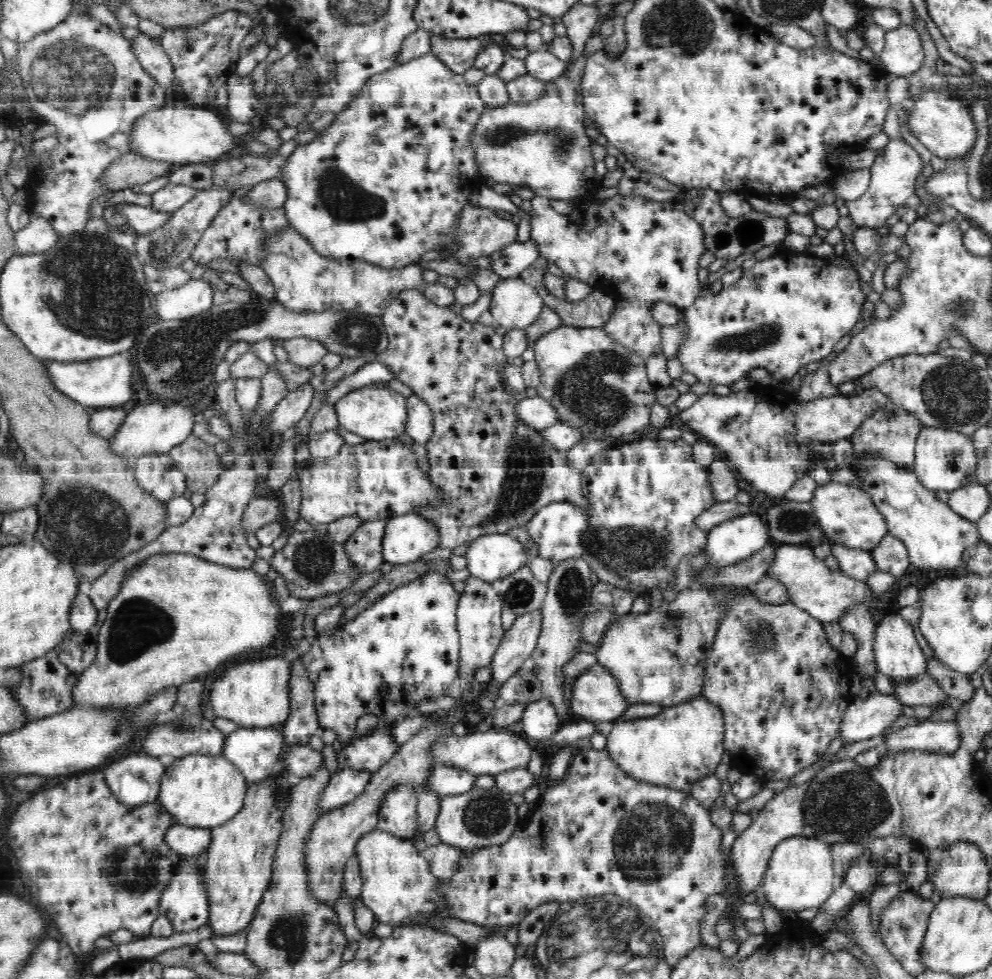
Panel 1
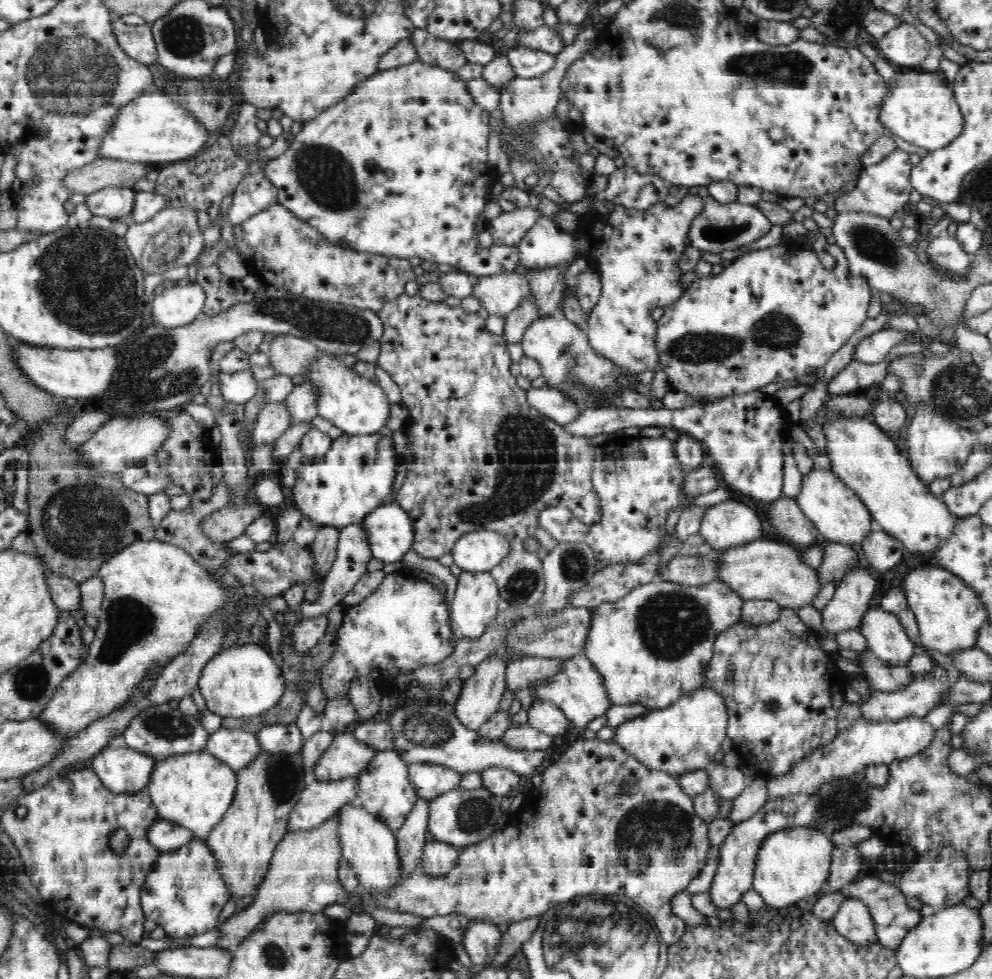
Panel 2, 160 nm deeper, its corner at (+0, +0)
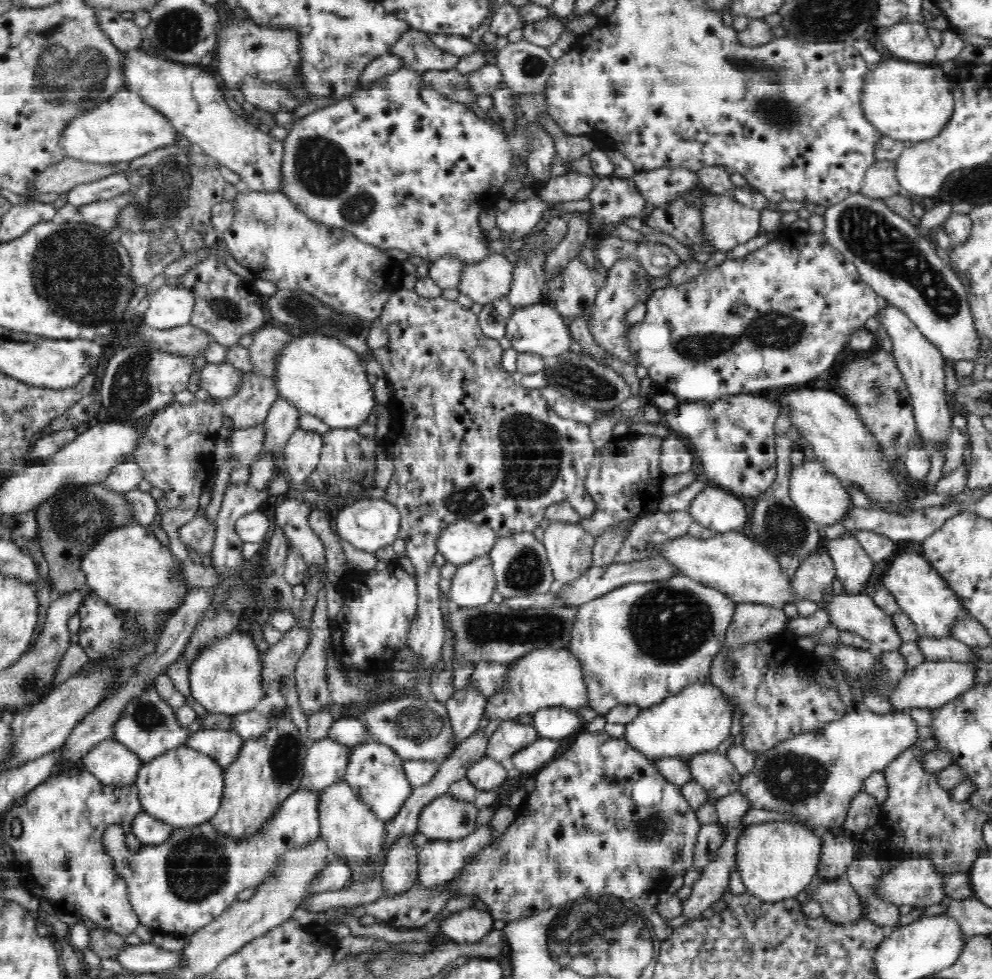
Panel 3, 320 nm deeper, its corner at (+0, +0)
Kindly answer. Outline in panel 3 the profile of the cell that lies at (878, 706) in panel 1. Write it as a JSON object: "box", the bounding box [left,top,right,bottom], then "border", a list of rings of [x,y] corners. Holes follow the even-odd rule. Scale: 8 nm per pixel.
{"box":[888,661,976,712],"border":[[[924,661],[912,670],[908,671],[898,682],[896,690],[888,698],[892,705],[892,712],[898,709],[933,708],[943,707],[950,700],[957,699],[961,694],[970,690],[976,682],[976,661],[969,663],[962,661]]]}

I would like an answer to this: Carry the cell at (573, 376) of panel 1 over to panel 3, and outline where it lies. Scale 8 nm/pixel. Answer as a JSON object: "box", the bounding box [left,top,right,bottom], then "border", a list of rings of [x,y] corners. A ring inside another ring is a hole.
{"box":[506,301,575,359],"border":[[[541,301],[527,307],[513,309],[510,320],[506,324],[506,338],[512,343],[512,347],[520,352],[532,352],[544,359],[558,359],[566,354],[568,346],[573,348],[575,343],[570,333],[569,326],[564,324],[560,313]]]}

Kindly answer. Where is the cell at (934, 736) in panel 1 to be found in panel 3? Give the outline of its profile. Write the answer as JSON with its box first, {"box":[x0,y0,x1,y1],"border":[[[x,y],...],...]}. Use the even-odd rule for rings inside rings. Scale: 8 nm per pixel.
{"box":[738,710,918,832],"border":[[[848,710],[840,720],[828,724],[824,730],[798,735],[766,754],[756,756],[754,768],[743,775],[738,792],[748,798],[752,809],[766,809],[796,816],[810,830],[821,831],[826,828],[840,832],[853,798],[862,791],[864,780],[872,772],[886,768],[904,750],[910,750],[916,740],[918,728],[908,712],[878,714],[872,711]]]}

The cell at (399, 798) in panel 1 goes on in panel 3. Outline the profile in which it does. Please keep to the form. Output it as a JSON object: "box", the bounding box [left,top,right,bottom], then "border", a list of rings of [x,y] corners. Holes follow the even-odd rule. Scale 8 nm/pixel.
{"box":[344,741,413,822],"border":[[[366,741],[351,747],[351,755],[346,767],[344,781],[354,789],[359,800],[366,804],[375,816],[384,822],[392,820],[402,804],[412,794],[413,786],[405,775],[404,760],[396,751],[384,743]]]}

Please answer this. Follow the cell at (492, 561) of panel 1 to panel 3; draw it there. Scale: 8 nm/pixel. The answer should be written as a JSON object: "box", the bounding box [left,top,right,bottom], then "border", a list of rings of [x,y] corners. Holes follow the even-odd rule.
{"box":[437,519,497,565],"border":[[[462,519],[442,532],[437,549],[446,561],[461,565],[489,554],[496,546],[497,538],[497,532],[489,526]]]}

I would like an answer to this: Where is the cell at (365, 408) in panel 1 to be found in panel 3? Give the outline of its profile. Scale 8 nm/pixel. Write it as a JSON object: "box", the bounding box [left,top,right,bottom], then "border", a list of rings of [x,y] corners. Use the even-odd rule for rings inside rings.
{"box":[274,334,374,428],"border":[[[322,334],[294,335],[294,343],[287,347],[278,359],[274,381],[278,386],[278,397],[292,402],[300,412],[317,416],[331,428],[355,428],[364,424],[368,414],[374,408],[374,390],[368,384],[365,361],[350,348],[340,344],[336,339],[326,339]]]}

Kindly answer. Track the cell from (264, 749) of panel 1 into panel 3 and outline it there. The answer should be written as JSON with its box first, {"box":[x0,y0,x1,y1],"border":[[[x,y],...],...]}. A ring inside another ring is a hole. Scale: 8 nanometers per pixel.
{"box":[186,728,245,768],"border":[[[201,728],[192,734],[186,746],[210,756],[225,768],[238,760],[244,742],[245,738],[231,729]]]}

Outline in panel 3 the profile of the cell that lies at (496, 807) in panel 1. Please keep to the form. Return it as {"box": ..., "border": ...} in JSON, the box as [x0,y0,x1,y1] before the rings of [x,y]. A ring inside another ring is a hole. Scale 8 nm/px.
{"box":[417,789,498,841],"border":[[[496,789],[478,792],[474,802],[462,801],[453,794],[440,795],[424,806],[417,831],[433,841],[465,839],[477,831],[480,809],[492,807],[498,798]]]}

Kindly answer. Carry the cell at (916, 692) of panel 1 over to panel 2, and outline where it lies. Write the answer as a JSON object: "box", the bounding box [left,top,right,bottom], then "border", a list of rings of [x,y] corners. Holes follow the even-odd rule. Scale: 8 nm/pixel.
{"box":[858,651,915,692],"border":[[[864,651],[858,664],[862,667],[863,674],[873,690],[880,692],[896,692],[903,686],[909,685],[915,673],[908,666],[892,666],[885,664],[872,651]]]}

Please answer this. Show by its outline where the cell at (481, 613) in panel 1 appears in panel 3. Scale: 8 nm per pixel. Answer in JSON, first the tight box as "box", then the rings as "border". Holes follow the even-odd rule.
{"box":[448,554,496,610],"border":[[[485,554],[473,562],[457,565],[448,597],[452,606],[459,610],[485,607],[492,600],[496,583],[492,559]]]}

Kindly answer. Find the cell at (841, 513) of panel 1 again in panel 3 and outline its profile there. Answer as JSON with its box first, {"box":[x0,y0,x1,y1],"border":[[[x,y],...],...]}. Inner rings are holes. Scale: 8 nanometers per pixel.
{"box":[789,459,854,528],"border":[[[806,459],[800,466],[793,466],[790,471],[789,495],[798,510],[814,520],[820,528],[844,522],[854,508],[850,492],[843,482],[828,472],[822,463],[812,462],[810,459]]]}

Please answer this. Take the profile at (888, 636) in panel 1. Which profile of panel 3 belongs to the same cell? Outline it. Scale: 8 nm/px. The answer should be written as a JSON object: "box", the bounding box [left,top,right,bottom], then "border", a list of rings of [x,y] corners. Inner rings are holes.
{"box":[828,591,903,653],"border":[[[842,591],[838,596],[834,596],[828,606],[828,611],[833,625],[840,631],[854,632],[870,641],[871,648],[877,652],[890,653],[899,650],[903,643],[898,634],[897,627],[893,623],[893,617],[880,609],[868,594],[846,595]]]}

